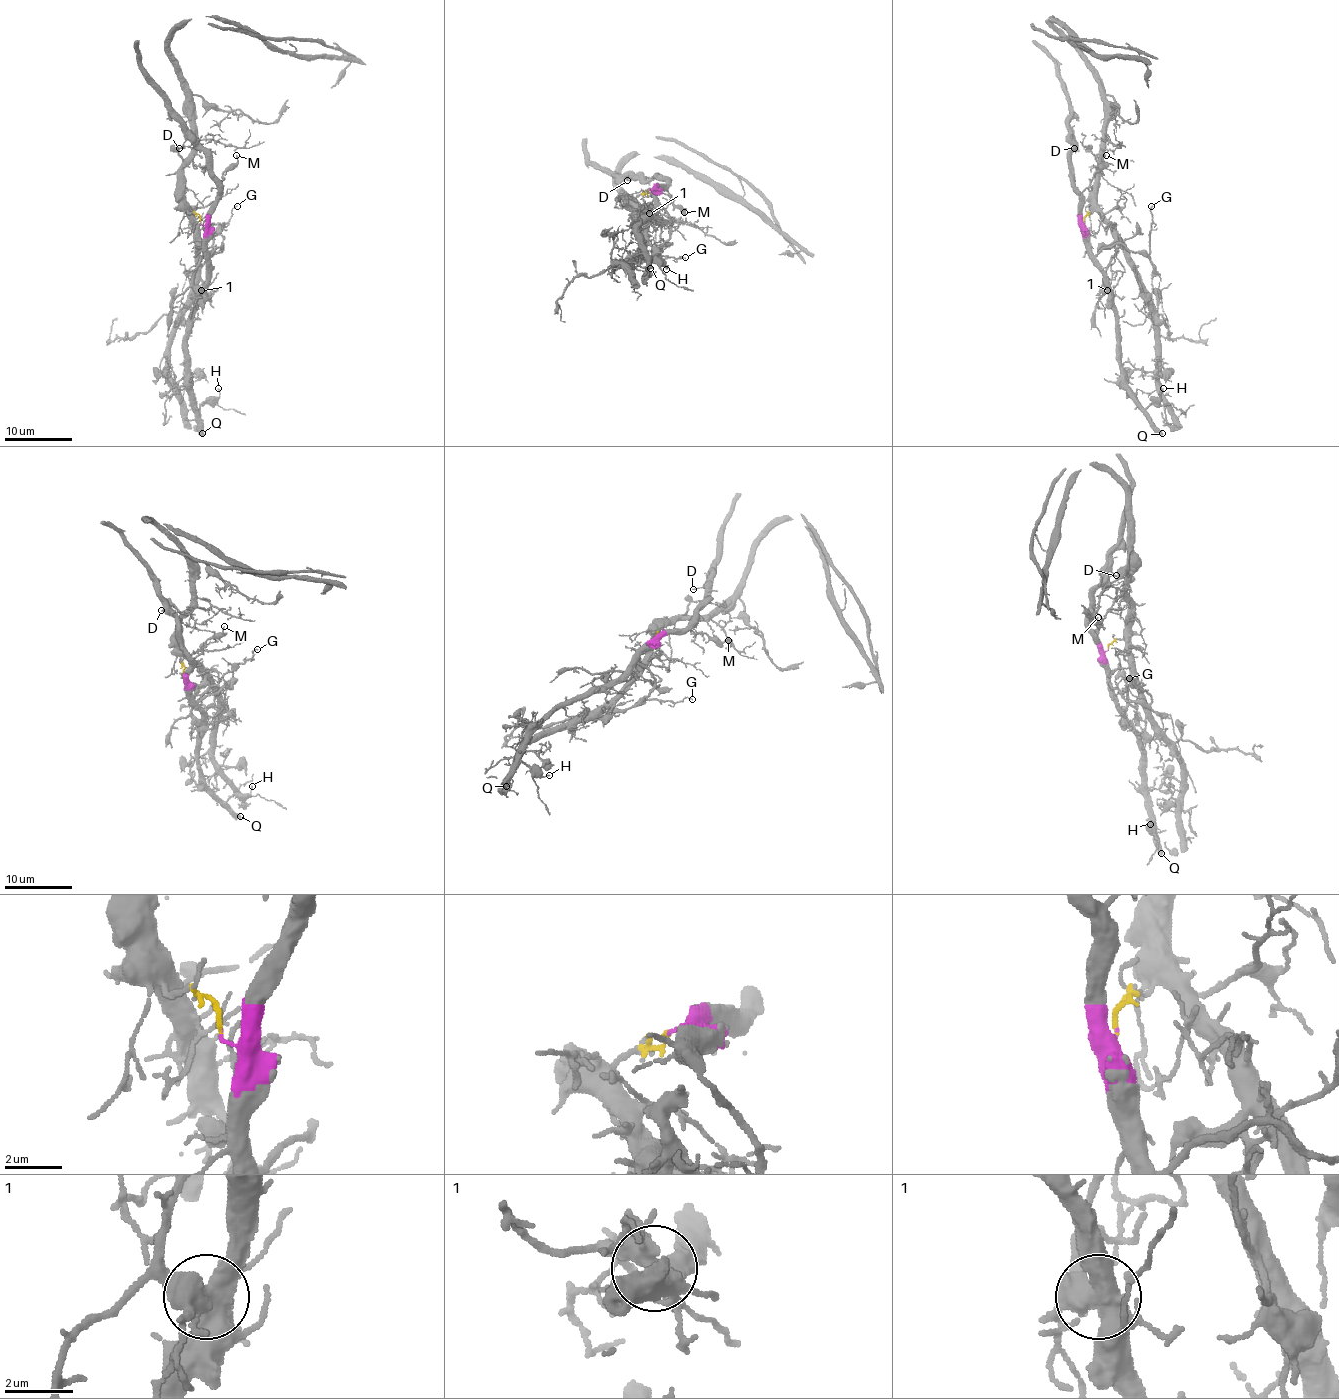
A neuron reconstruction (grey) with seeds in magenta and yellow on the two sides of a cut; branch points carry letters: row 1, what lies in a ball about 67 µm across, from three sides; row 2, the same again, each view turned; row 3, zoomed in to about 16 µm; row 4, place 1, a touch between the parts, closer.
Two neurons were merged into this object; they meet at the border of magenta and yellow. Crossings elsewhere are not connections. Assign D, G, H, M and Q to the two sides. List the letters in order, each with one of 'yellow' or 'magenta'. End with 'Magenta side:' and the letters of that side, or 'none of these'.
D: magenta
G: magenta
H: magenta
M: magenta
Q: magenta
Magenta side: D, G, H, M, Q

